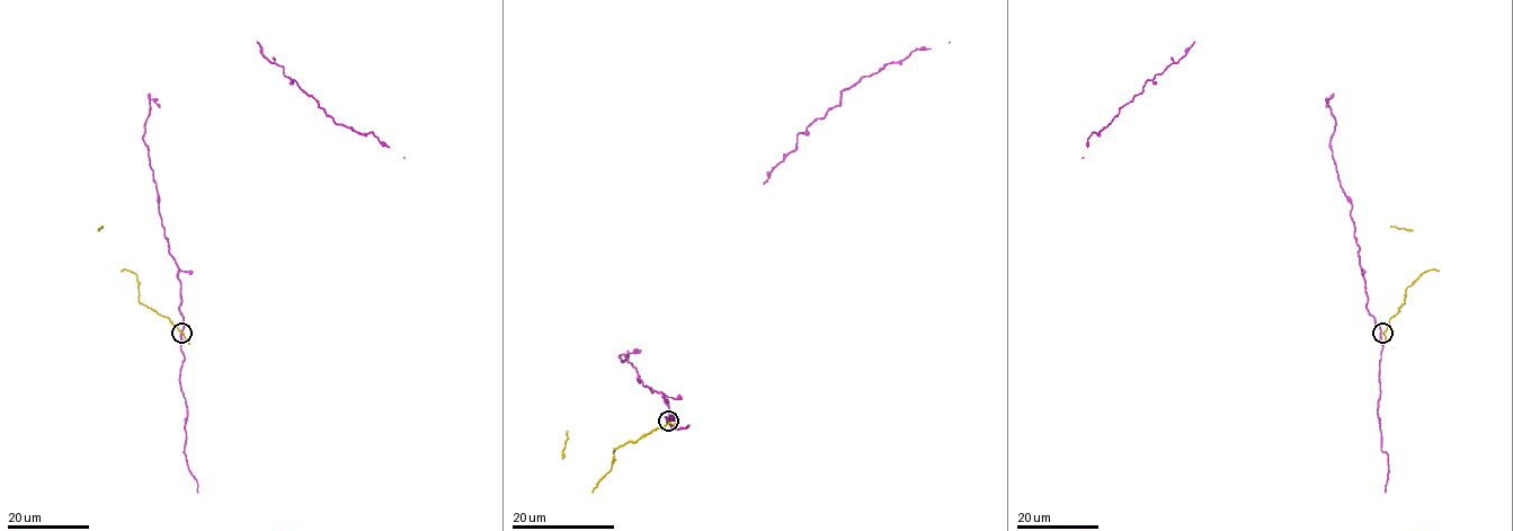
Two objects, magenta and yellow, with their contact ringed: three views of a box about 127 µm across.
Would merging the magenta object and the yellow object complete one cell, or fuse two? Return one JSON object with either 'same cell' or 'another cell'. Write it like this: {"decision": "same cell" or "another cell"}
{"decision": "another cell"}

